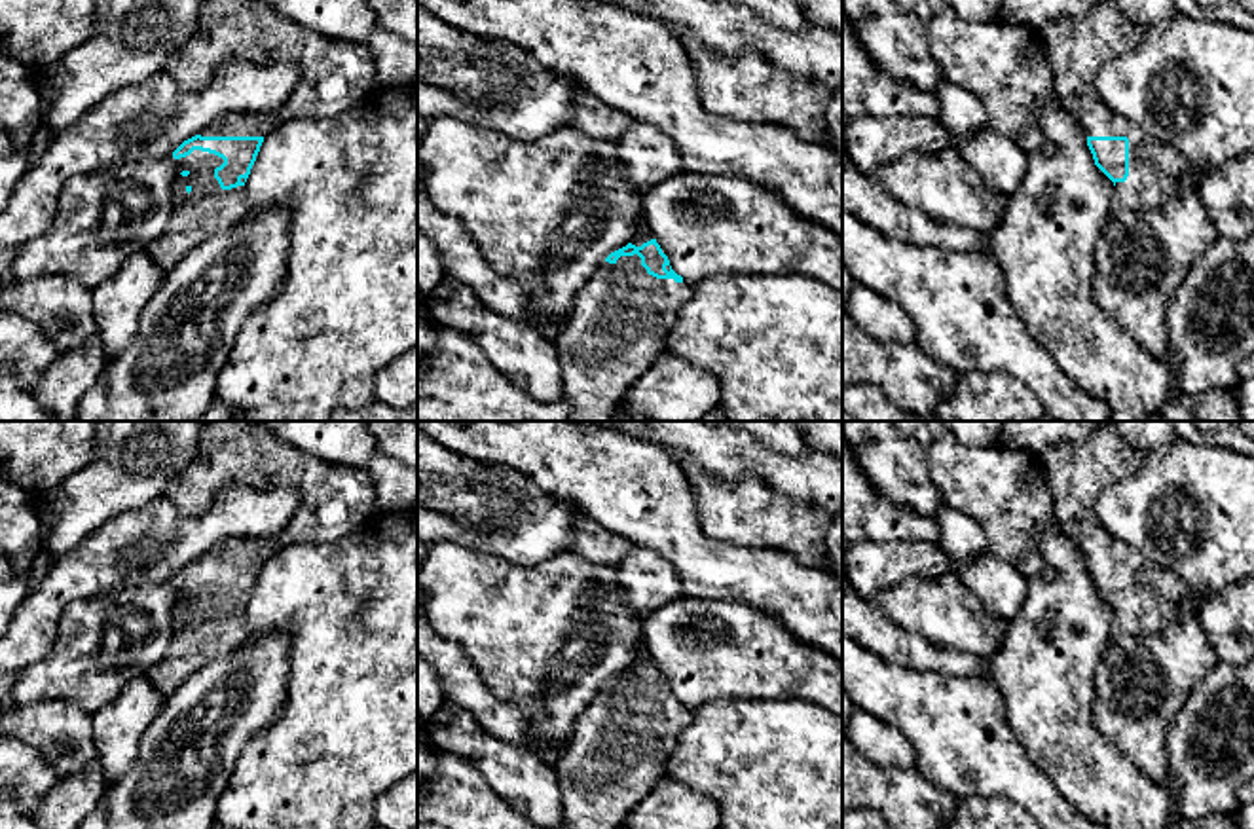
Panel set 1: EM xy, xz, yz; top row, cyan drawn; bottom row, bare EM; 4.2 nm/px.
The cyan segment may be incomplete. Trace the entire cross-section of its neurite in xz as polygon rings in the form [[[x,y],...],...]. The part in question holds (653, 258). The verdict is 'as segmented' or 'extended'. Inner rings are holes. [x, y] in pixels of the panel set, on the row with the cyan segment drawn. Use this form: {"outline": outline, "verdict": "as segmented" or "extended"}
{"outline": [[[641,220],[637,235],[611,252],[577,292],[567,326],[554,341],[571,421],[615,421],[617,400],[666,353],[677,313],[692,294],[694,286],[672,269],[668,256]]], "verdict": "extended"}

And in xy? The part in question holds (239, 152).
{"outline": [[[203,0],[195,30],[184,47],[165,61],[163,70],[180,87],[201,89],[220,64],[233,59],[256,64],[294,63],[300,68],[300,82],[277,110],[226,114],[173,152],[182,167],[173,190],[173,214],[167,230],[146,247],[163,271],[171,271],[209,237],[230,231],[241,222],[247,212],[245,182],[266,135],[292,118],[338,118],[381,89],[370,47],[328,38],[275,13],[264,2],[249,0]]], "verdict": "extended"}

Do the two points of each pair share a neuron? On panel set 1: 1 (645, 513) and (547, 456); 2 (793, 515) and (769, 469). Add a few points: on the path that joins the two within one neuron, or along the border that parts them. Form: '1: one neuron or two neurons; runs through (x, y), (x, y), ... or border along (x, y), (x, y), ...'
1: one neuron; runs through (621, 488), (602, 469), (571, 461)
2: two neurons; border along (744, 475), (756, 475), (774, 490), (822, 511)

